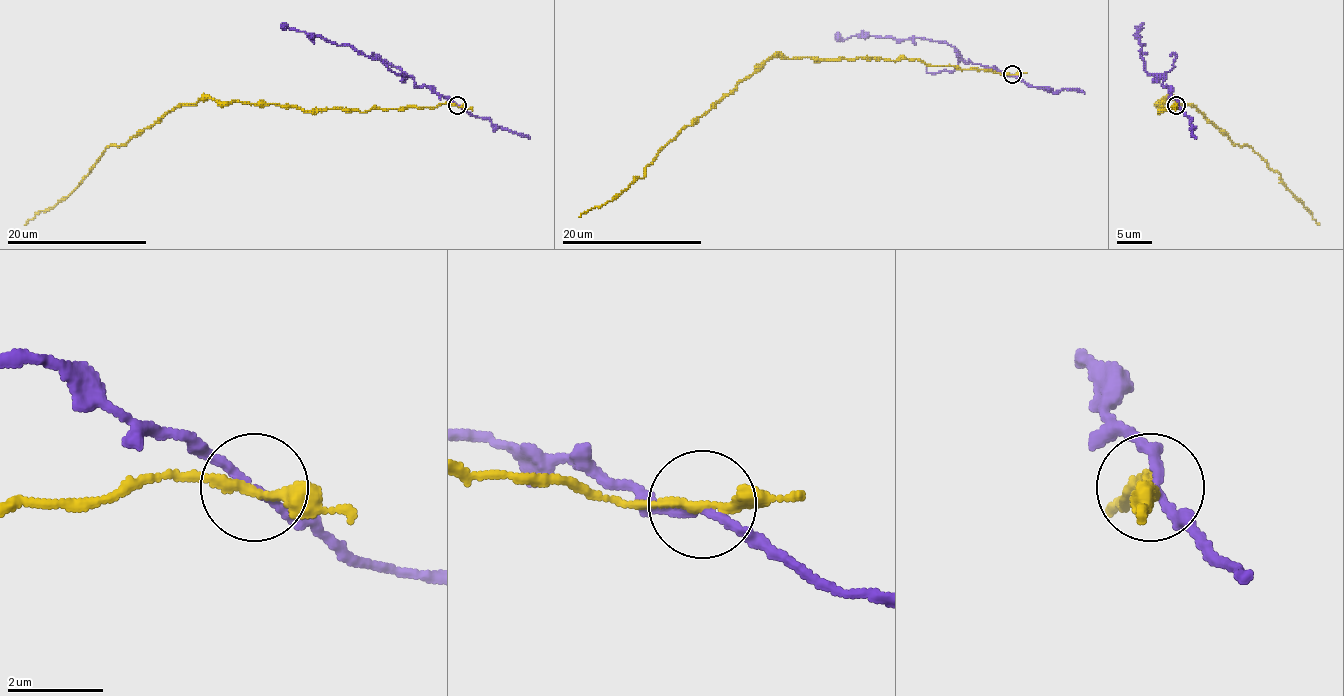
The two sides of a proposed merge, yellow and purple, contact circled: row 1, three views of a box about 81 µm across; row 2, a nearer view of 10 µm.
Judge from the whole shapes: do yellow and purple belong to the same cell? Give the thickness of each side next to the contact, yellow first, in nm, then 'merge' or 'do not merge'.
calibres 220 and 160 nm; do not merge

